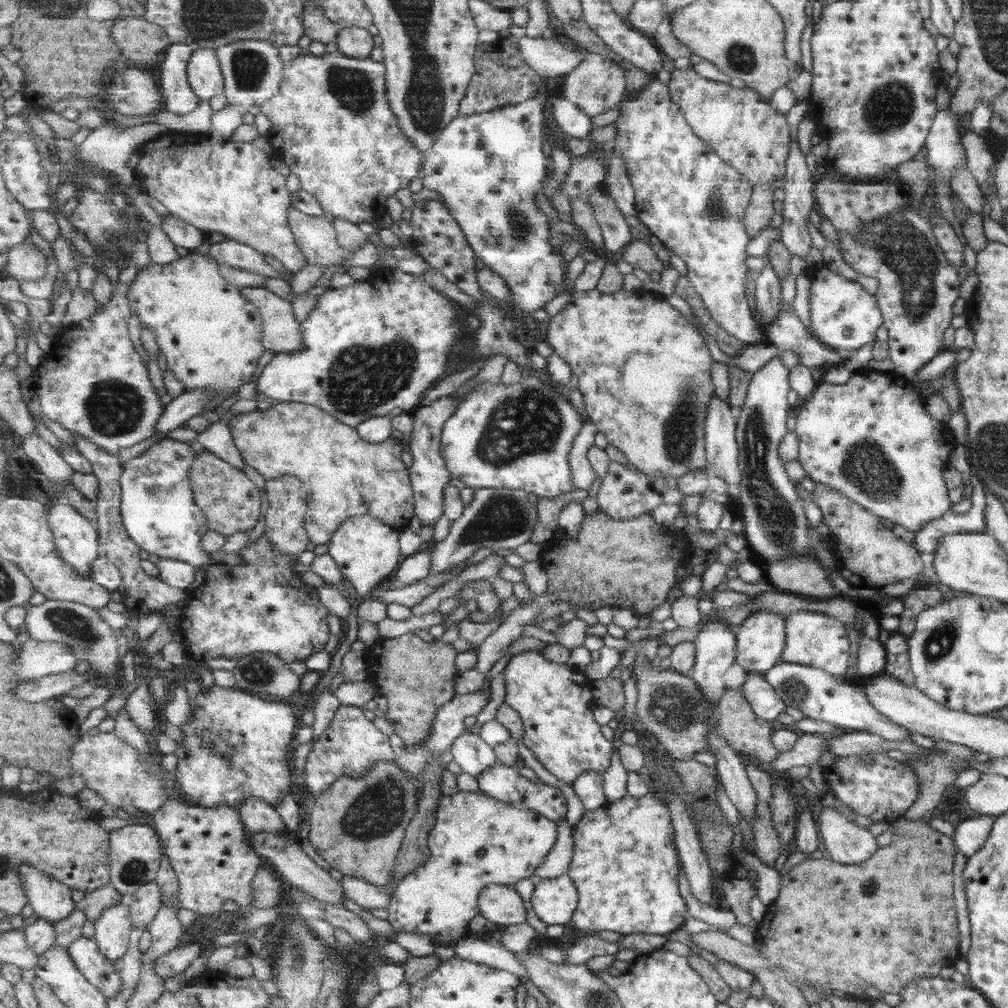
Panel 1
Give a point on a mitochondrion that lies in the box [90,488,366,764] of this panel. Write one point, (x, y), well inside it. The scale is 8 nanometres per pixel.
(257, 673)

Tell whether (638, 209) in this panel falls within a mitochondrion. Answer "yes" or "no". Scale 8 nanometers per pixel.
no

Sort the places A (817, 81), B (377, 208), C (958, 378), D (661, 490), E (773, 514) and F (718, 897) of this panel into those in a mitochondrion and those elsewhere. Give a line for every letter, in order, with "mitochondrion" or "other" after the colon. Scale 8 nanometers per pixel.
A: other
B: other
C: other
D: other
E: mitochondrion
F: other

